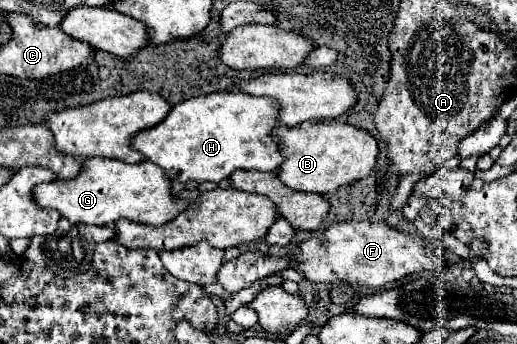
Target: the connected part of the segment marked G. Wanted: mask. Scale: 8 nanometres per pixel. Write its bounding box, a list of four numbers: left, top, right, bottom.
[34,158,188,226]

